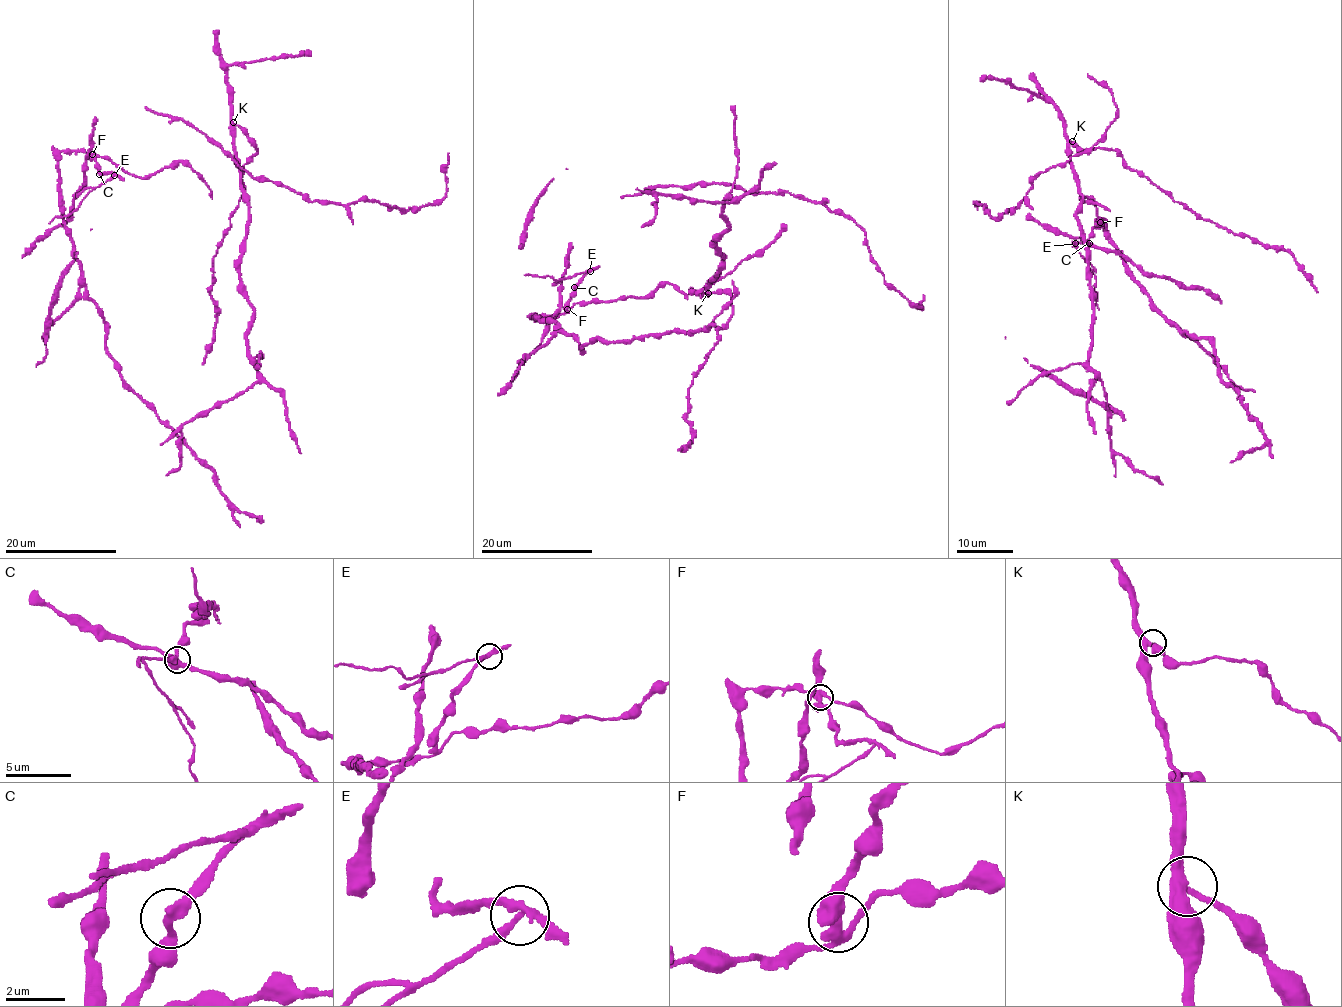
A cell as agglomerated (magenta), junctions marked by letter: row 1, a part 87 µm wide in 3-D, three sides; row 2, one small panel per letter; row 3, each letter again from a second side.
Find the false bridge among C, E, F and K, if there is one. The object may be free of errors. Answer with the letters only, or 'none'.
E

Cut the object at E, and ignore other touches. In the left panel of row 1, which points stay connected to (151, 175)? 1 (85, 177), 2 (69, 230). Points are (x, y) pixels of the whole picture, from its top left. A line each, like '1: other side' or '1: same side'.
1: same side
2: same side

